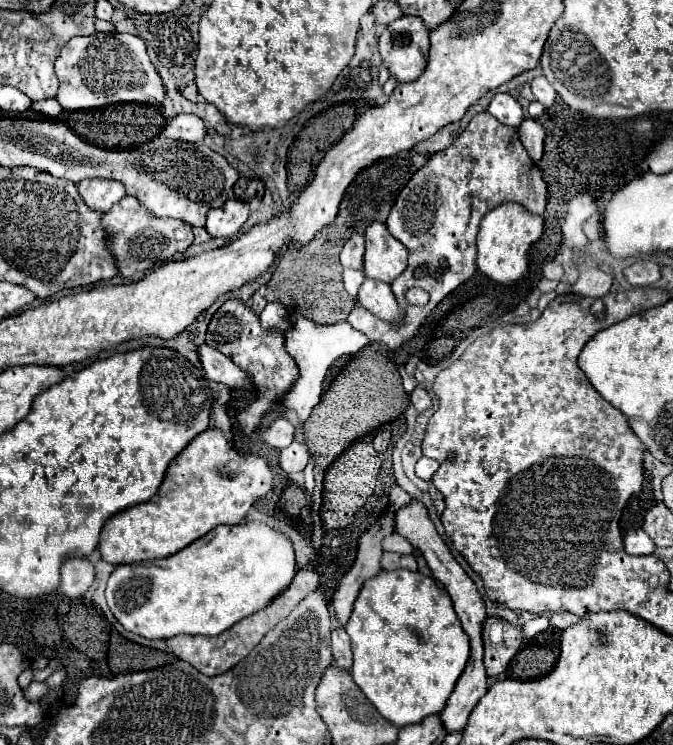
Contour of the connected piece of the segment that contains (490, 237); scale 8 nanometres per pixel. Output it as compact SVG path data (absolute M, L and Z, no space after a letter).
M505 203L489 211L481 221L481 231L477 235L477 267L483 277L497 285L519 285L529 273L529 249L543 233L543 217L531 215L517 203Z

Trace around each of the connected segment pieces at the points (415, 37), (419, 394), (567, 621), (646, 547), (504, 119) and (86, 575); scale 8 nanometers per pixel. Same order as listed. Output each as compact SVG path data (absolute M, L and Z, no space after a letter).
M403 15L385 27L379 51L399 83L415 81L429 59L429 29L421 17Z
M415 387L415 389L409 393L409 399L411 399L411 403L413 403L413 407L417 409L419 415L425 413L425 411L431 407L431 397L429 397L429 393L427 393L425 389L421 389L421 387Z
M559 611L559 613L553 613L551 615L551 625L557 627L557 629L565 629L569 625L575 625L579 621L577 615L569 613L569 611Z
M633 529L623 537L625 551L631 555L651 555L655 551L655 543L643 529Z
M497 93L487 111L493 113L497 121L507 127L519 127L523 121L521 105L509 93Z
M71 557L61 567L61 593L67 597L81 597L95 579L95 565L87 559Z

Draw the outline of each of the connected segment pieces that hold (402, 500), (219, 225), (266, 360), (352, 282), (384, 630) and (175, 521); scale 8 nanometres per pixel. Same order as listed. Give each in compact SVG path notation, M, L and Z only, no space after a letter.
M393 485L391 493L389 493L389 501L391 501L391 509L393 509L393 511L399 511L401 507L409 505L411 497L409 497L409 495L399 487L399 485Z
M239 199L227 201L223 207L209 211L205 229L211 237L235 237L249 217L249 205Z
M231 299L231 301L225 301L213 315L207 329L207 345L231 357L233 363L239 365L243 371L247 371L253 377L253 383L257 385L257 401L237 415L243 433L251 435L257 429L263 413L275 401L281 401L283 395L291 389L291 385L299 377L299 369L293 357L285 351L285 337L279 331L263 329L253 309L249 309L245 303L239 303L237 299Z
M345 269L343 279L345 279L345 291L349 293L351 299L355 299L355 305L357 305L357 291L359 291L361 283L365 281L365 275L357 269Z
M407 569L379 571L373 579L365 581L345 631L353 647L353 681L377 711L397 727L421 723L425 717L441 713L469 659L469 637L453 611L447 591L433 577Z
M207 427L205 433L197 435L197 439L189 441L189 447L173 459L165 473L165 485L159 487L159 491L141 505L135 505L115 517L111 517L103 531L101 531L101 543L99 551L103 561L111 565L125 565L125 563L139 563L139 561L153 561L153 559L163 559L169 557L183 547L191 545L195 539L203 537L217 525L239 525L247 517L249 507L269 493L273 487L273 475L271 469L267 467L265 459L259 455L239 455L223 437L223 433L217 427Z

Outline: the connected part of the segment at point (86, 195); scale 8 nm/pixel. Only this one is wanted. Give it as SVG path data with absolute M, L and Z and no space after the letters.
M85 179L79 185L79 193L83 201L89 205L93 211L109 211L119 199L125 197L125 187L119 181L107 181L107 179Z

